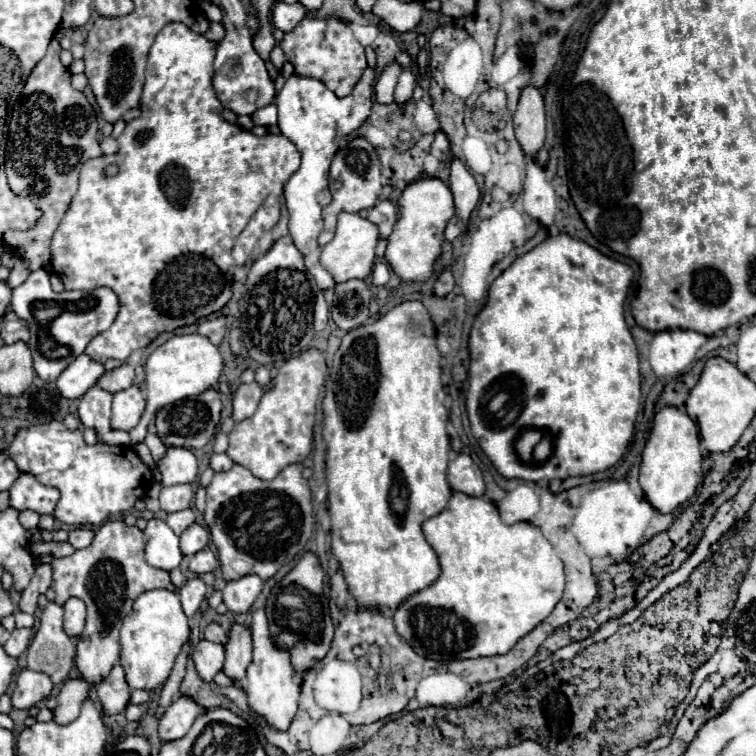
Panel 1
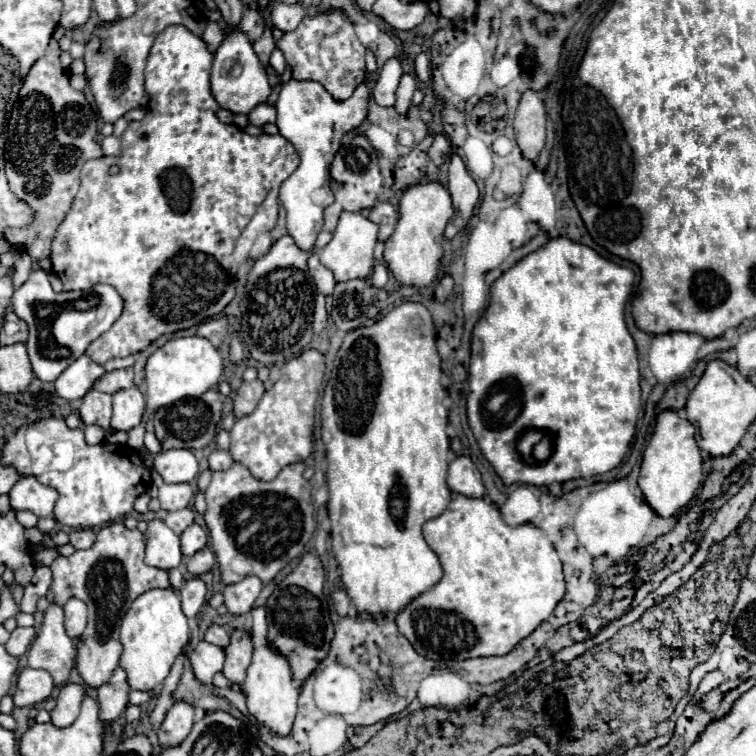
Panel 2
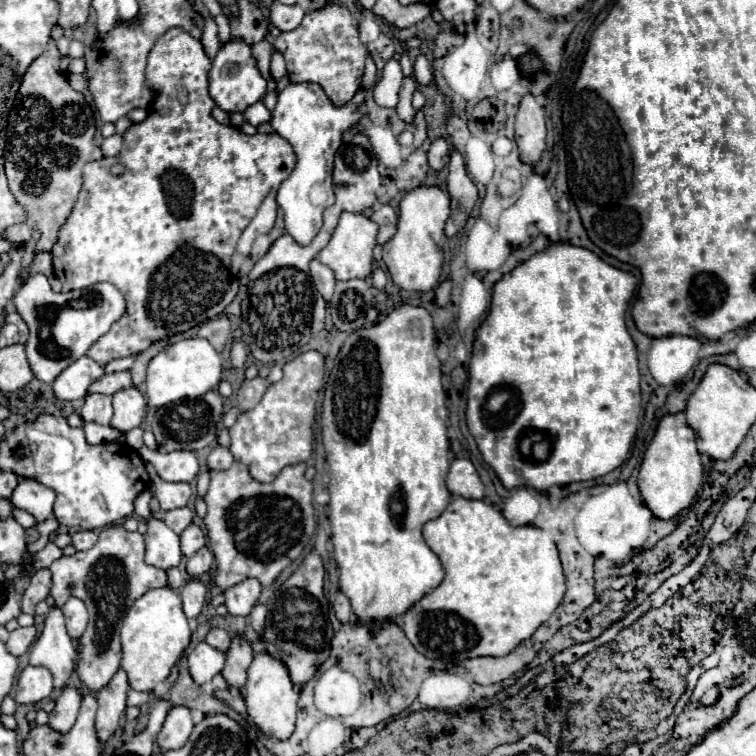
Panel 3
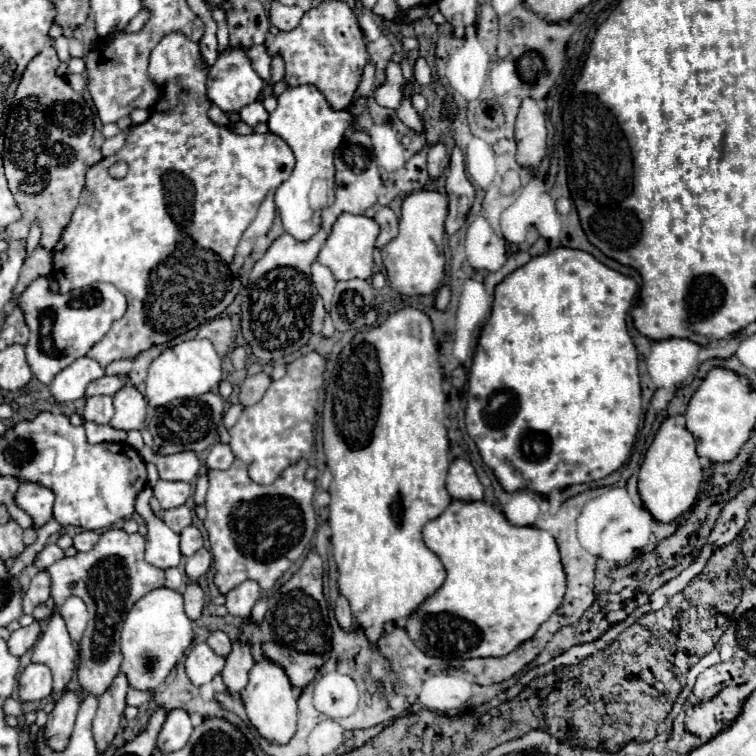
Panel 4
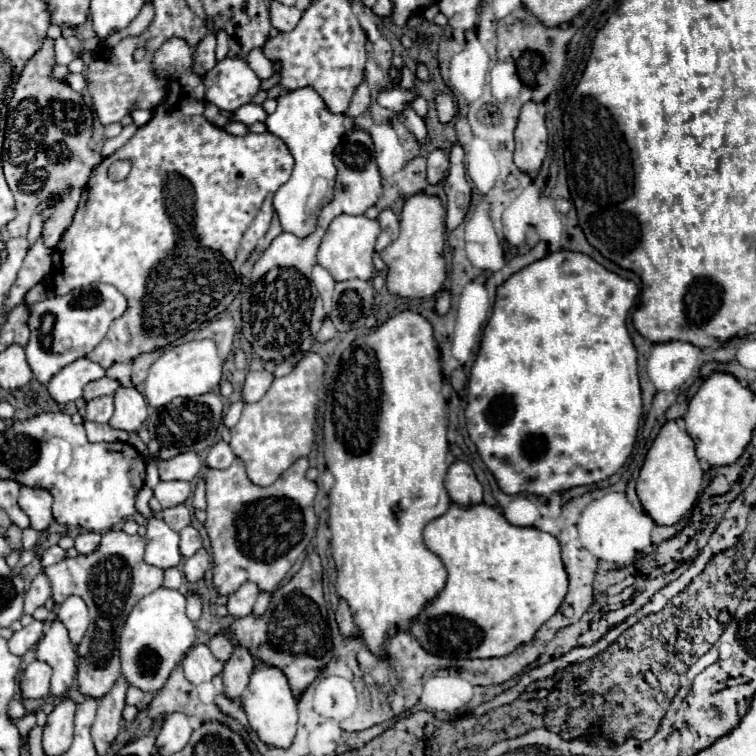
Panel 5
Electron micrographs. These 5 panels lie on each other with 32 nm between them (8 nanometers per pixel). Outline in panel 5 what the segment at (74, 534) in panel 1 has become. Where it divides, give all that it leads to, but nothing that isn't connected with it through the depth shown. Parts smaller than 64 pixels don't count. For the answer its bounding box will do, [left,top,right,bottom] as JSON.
[74,532,102,554]

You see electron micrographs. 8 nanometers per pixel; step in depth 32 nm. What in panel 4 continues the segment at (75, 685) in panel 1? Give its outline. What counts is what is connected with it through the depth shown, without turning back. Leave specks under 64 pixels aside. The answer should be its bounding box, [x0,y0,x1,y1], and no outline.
[44,692,80,752]

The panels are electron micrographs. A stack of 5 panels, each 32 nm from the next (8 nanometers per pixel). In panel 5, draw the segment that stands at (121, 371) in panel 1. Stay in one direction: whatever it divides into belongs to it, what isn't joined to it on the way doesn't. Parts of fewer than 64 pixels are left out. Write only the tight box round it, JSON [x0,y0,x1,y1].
[82,376,120,400]

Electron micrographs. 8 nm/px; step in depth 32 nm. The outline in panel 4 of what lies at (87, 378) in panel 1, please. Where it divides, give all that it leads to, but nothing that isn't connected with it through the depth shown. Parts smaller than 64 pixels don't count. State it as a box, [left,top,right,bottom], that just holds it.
[50,356,104,402]

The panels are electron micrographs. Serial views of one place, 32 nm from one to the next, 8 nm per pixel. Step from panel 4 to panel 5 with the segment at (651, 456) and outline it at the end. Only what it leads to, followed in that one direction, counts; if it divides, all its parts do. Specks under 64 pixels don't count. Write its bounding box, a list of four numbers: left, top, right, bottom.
[636,420,702,526]

